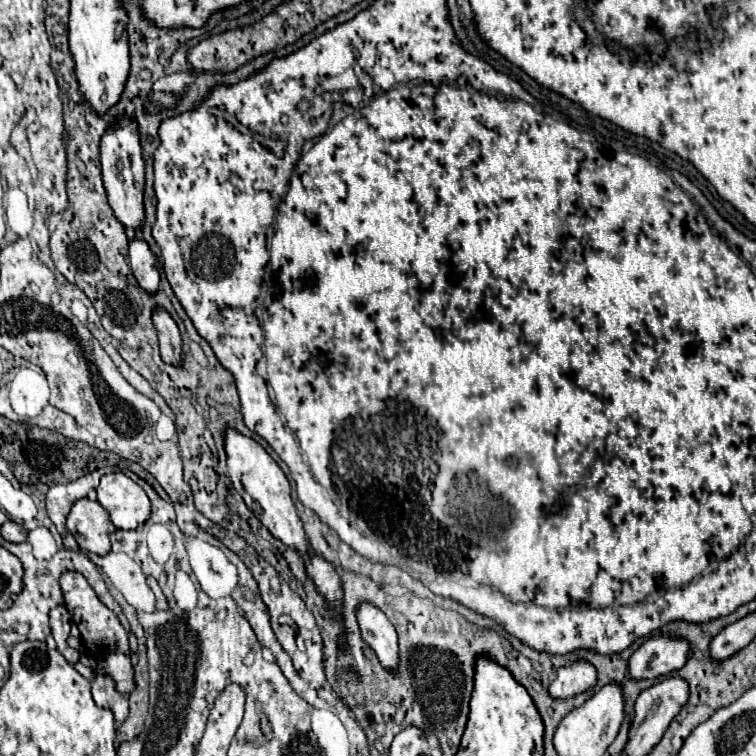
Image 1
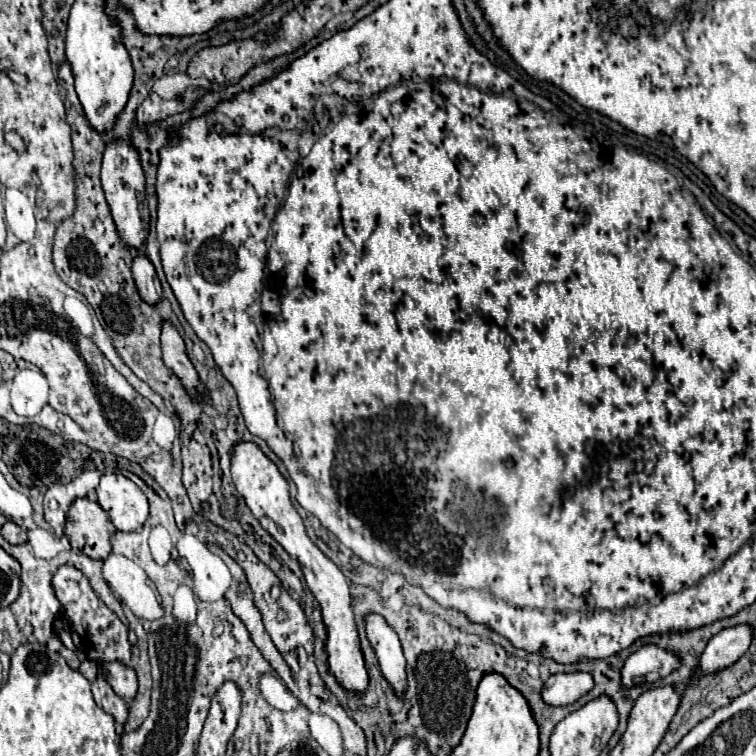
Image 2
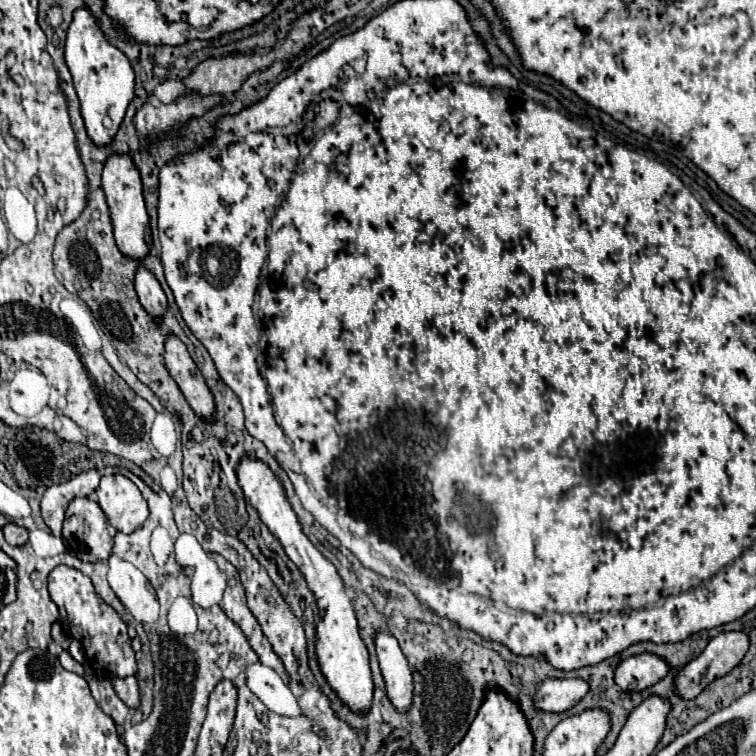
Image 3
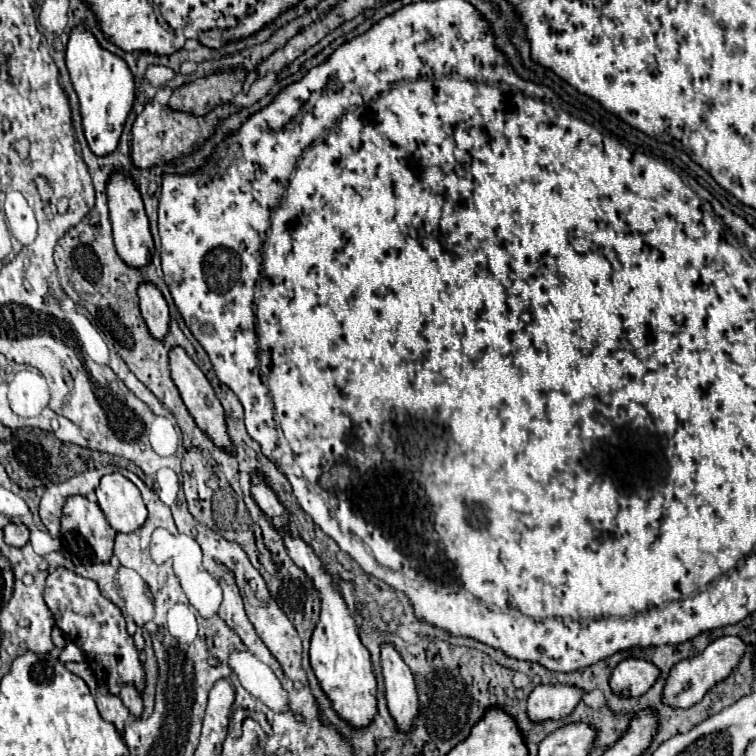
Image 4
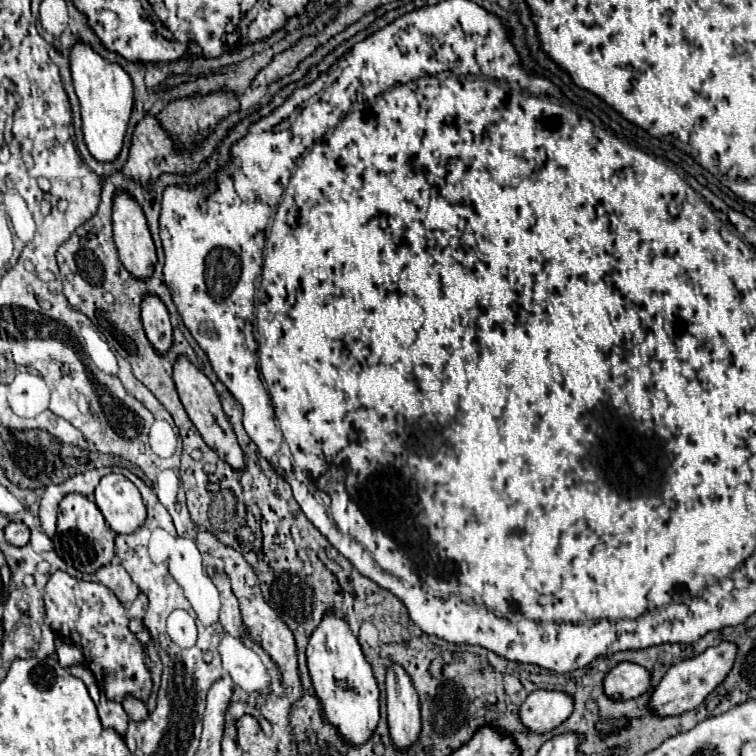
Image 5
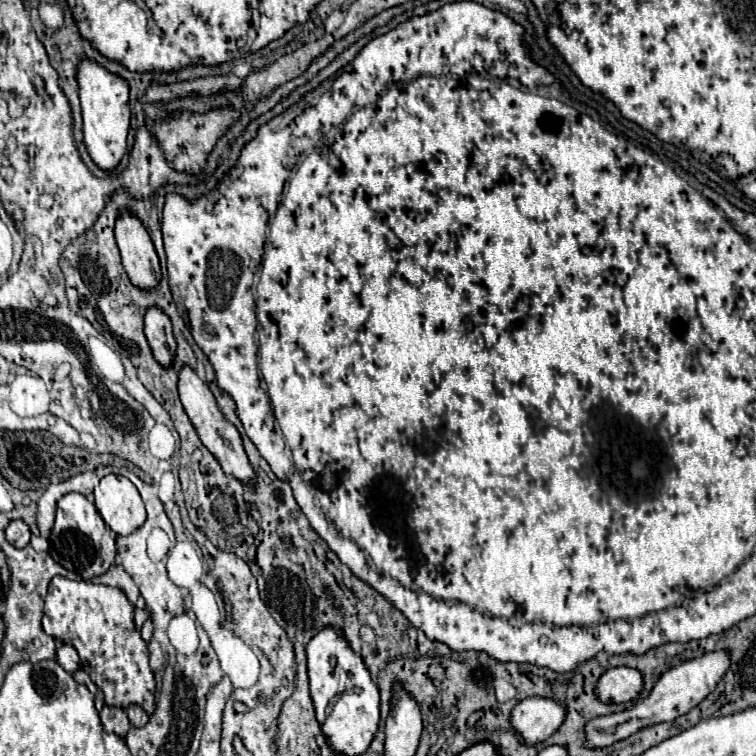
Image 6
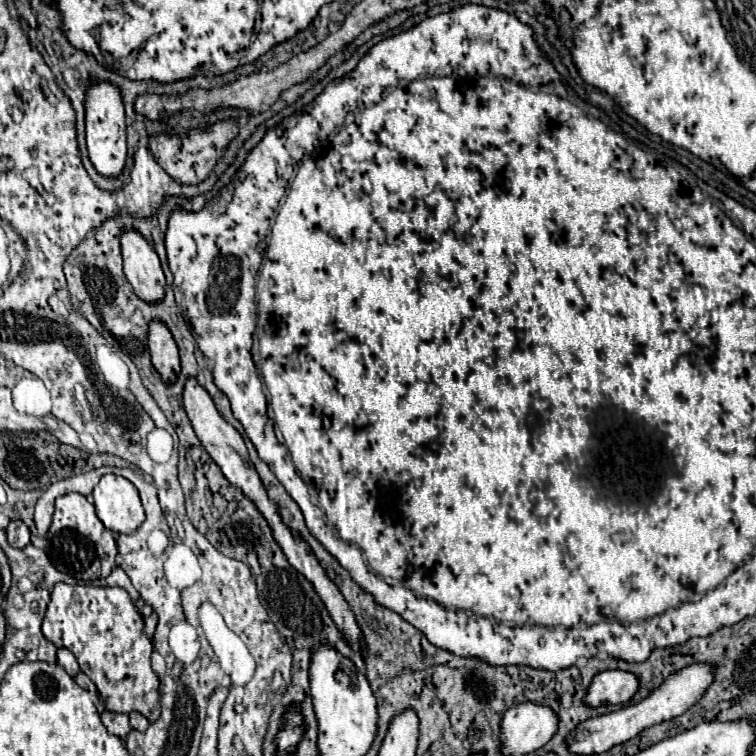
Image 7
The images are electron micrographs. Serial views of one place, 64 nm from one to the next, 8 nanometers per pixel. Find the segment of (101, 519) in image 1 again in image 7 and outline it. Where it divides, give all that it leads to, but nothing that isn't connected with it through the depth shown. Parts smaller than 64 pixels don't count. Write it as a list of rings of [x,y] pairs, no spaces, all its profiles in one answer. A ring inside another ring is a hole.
[[[64,494],[56,500],[56,512],[52,526],[48,530],[48,556],[52,564],[60,570],[76,578],[78,582],[94,582],[102,576],[108,576],[114,568],[116,542],[114,534],[104,528],[100,518],[96,516],[96,508],[82,494]]]

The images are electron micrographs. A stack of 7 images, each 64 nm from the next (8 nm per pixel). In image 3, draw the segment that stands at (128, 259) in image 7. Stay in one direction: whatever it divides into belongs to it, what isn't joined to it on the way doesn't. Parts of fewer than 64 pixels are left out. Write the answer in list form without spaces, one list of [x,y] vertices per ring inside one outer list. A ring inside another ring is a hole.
[[[112,154],[102,172],[102,188],[106,194],[106,202],[110,206],[110,216],[114,224],[114,238],[118,248],[130,258],[144,258],[152,246],[148,212],[142,196],[142,178],[130,154]]]

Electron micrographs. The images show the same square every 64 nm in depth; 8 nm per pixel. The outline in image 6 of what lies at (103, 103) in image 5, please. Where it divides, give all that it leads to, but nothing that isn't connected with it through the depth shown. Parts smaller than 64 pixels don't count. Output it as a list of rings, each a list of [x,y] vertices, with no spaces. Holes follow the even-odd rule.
[[[84,58],[78,62],[76,80],[78,80],[78,96],[82,104],[82,118],[84,118],[84,144],[92,160],[102,170],[112,170],[118,166],[118,162],[126,152],[126,132],[130,124],[128,82],[120,74],[108,72],[92,58]]]

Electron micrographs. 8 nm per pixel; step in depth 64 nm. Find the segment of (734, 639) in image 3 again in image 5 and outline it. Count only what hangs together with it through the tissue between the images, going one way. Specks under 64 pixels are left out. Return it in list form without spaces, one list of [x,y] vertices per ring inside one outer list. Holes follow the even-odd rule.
[[[724,640],[718,646],[710,646],[708,650],[704,650],[702,654],[698,654],[694,658],[688,658],[688,660],[682,660],[678,664],[670,666],[670,670],[664,674],[662,682],[654,690],[652,710],[658,716],[678,716],[688,710],[694,710],[728,676],[728,672],[734,666],[736,654],[738,654],[736,644]]]

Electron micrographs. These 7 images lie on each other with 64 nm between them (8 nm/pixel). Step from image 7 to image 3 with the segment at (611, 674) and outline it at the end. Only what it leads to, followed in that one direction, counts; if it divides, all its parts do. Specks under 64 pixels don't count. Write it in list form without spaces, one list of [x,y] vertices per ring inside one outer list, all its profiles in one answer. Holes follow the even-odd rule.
[[[650,652],[630,656],[616,668],[616,684],[624,692],[642,692],[662,680],[670,672],[670,664]]]

